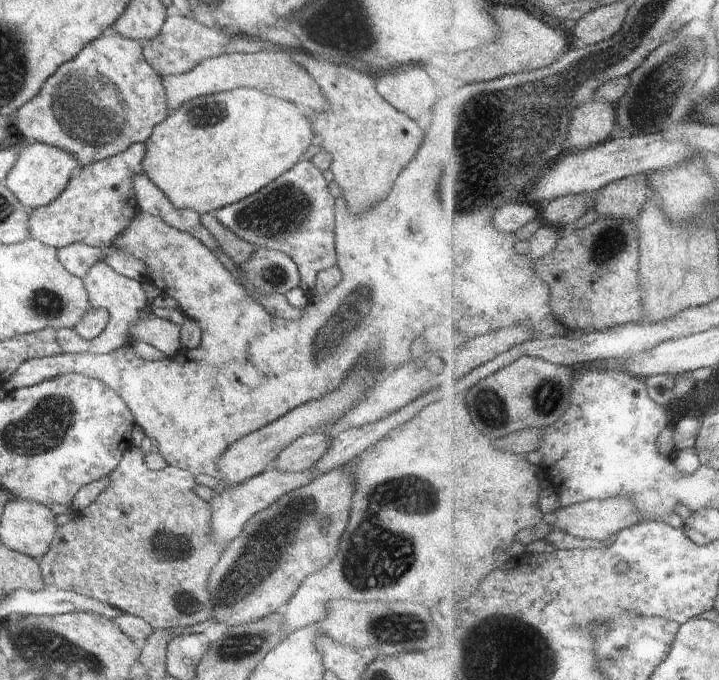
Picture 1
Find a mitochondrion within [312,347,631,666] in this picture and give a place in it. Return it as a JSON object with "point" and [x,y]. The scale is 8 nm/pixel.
{"point":[387,553]}

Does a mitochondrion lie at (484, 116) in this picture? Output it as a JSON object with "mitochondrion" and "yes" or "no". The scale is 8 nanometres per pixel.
{"mitochondrion":"no"}

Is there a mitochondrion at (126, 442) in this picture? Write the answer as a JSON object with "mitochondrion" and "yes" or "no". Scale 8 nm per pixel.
{"mitochondrion":"no"}

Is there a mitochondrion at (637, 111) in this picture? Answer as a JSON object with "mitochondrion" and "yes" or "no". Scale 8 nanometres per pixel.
{"mitochondrion":"yes"}

